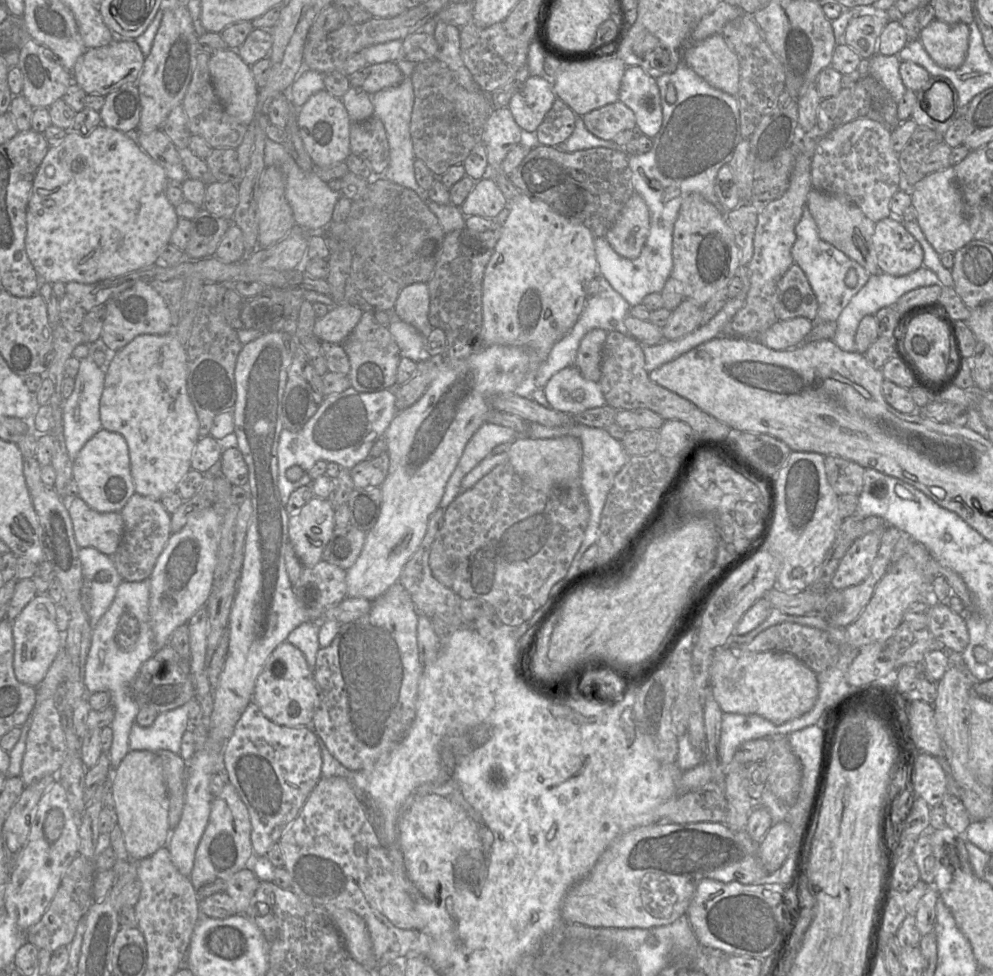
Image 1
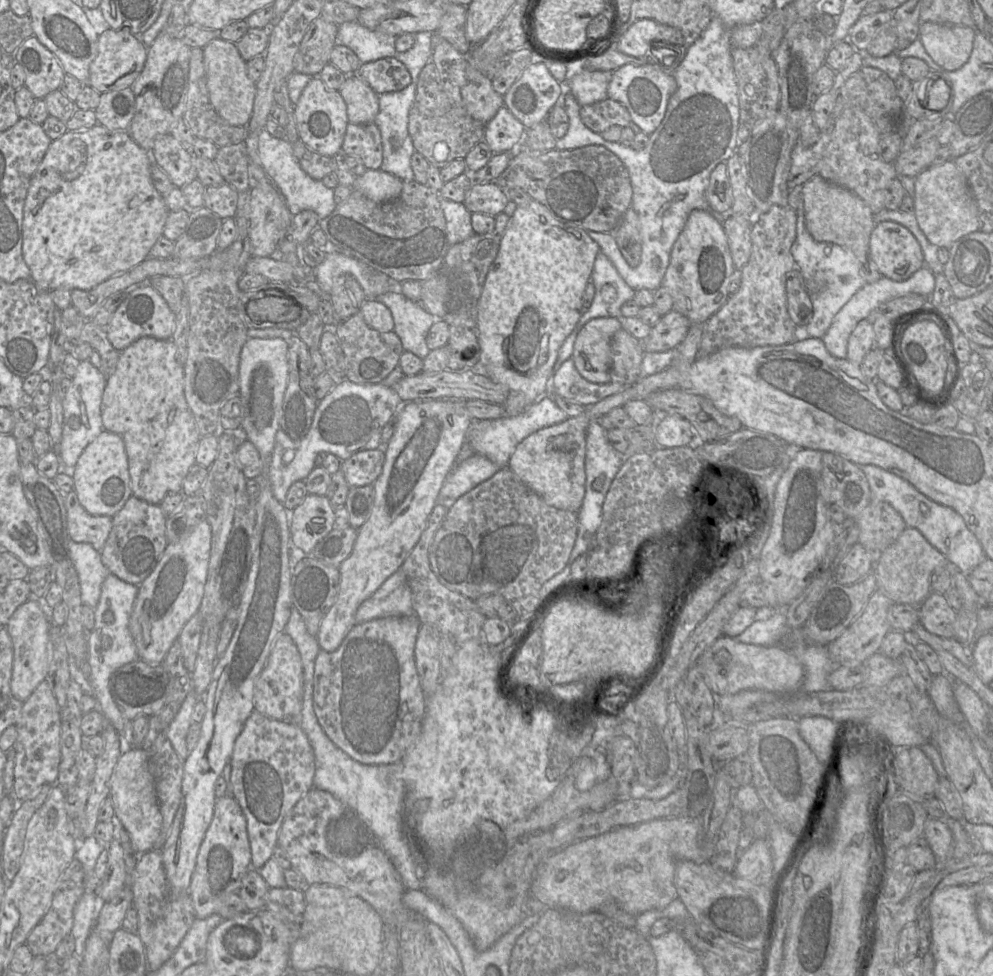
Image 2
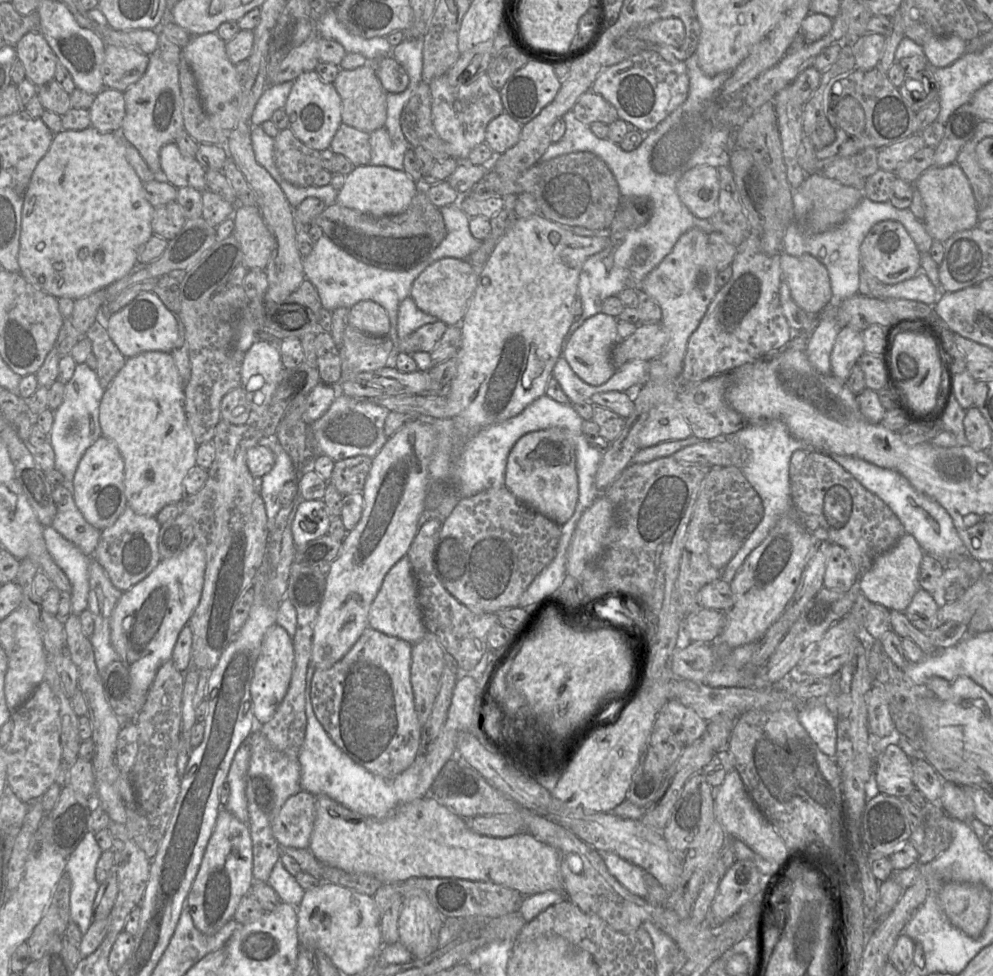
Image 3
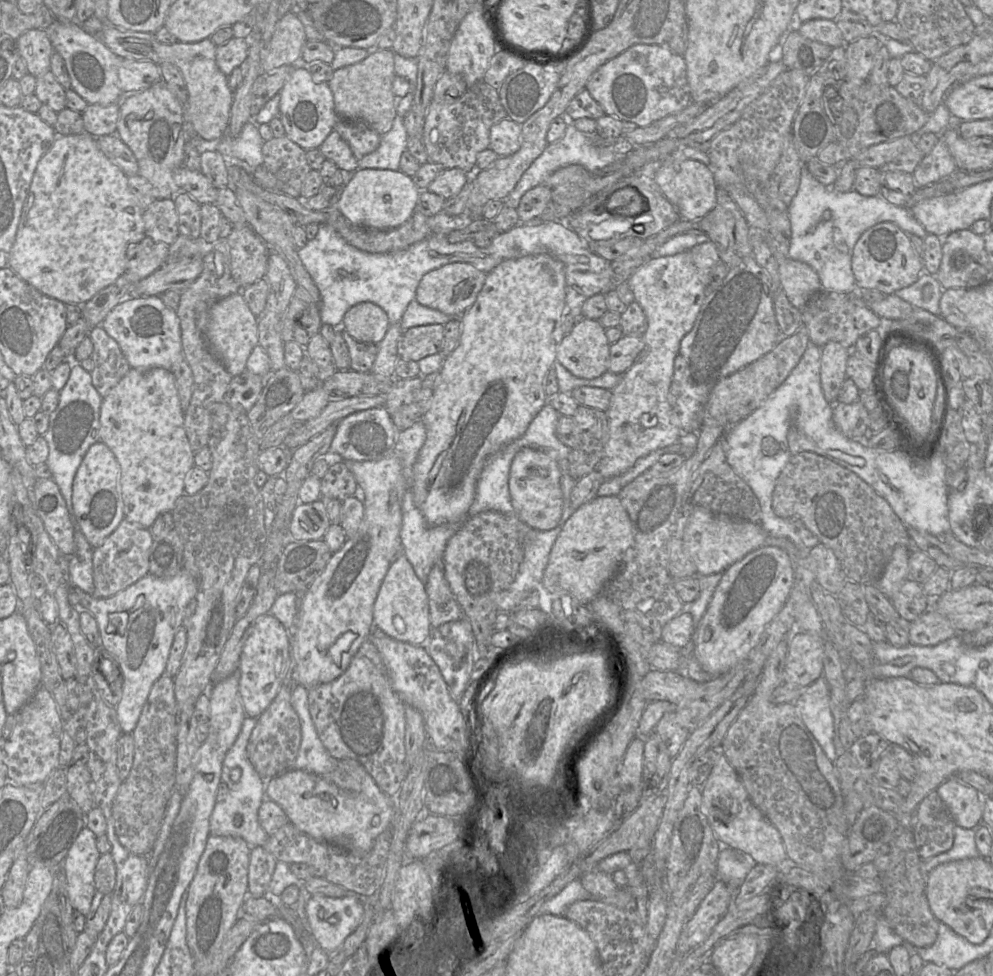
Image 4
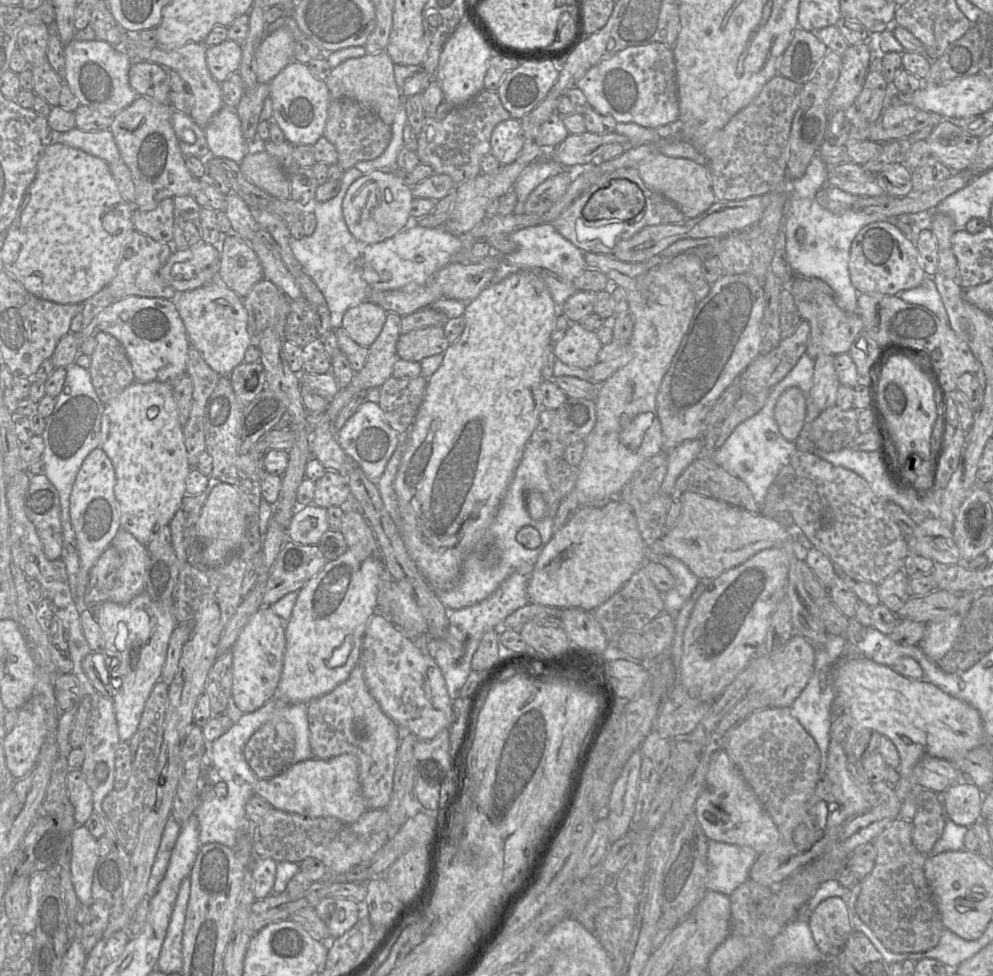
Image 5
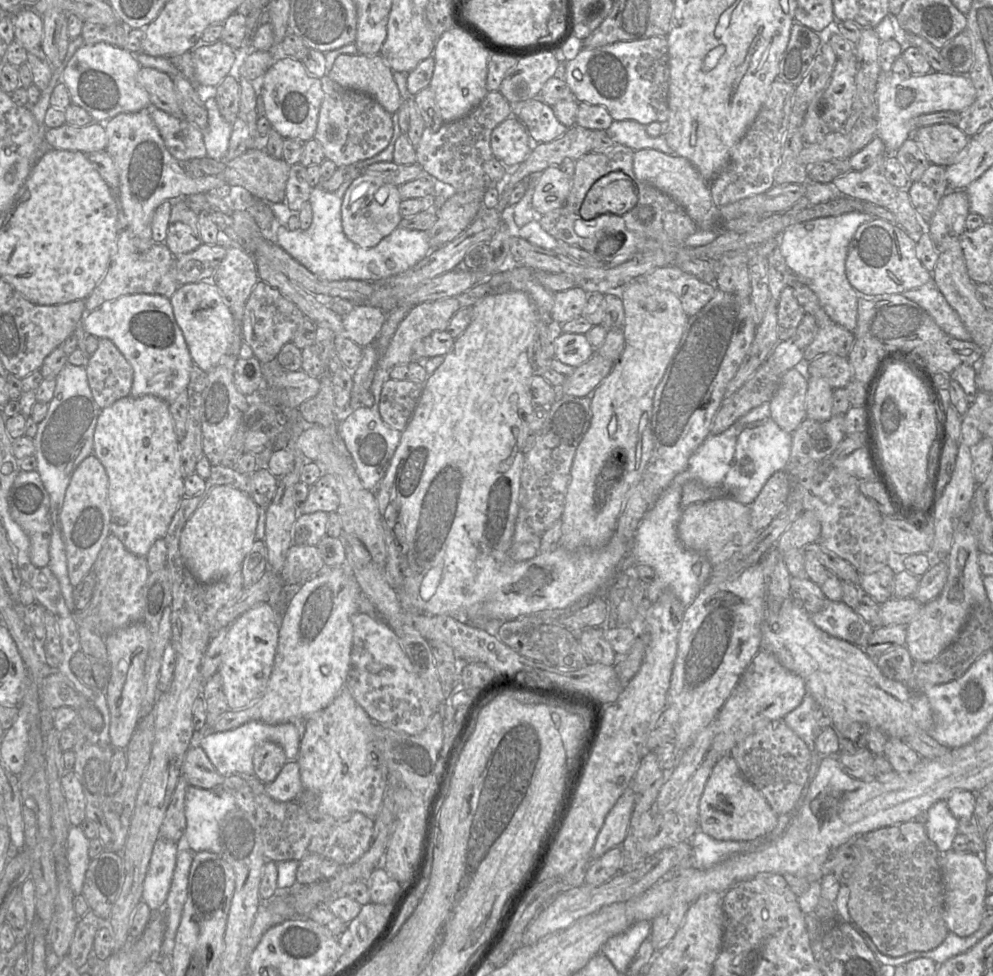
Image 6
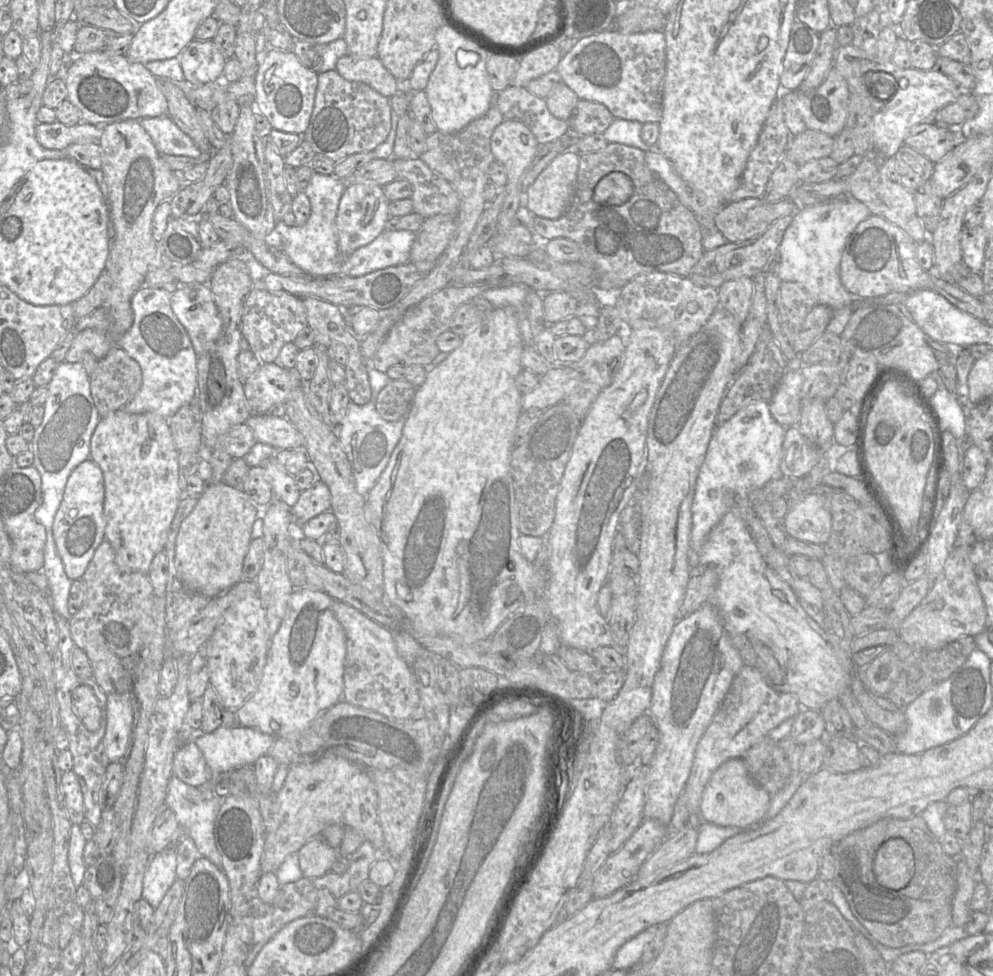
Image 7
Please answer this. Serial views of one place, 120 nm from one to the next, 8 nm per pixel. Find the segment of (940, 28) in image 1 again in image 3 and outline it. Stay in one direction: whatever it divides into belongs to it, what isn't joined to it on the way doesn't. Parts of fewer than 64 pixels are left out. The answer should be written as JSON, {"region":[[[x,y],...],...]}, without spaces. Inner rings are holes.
{"region":[[[956,35],[934,37],[923,45],[924,55],[929,65],[938,68],[950,66],[967,51],[968,42]]]}

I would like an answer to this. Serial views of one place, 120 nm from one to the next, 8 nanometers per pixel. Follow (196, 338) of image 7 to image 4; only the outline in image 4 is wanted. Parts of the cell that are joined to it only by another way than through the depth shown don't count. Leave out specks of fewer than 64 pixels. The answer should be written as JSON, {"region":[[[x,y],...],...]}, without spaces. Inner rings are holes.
{"region":[[[241,292],[222,298],[212,305],[204,336],[210,351],[233,377],[246,369],[247,359],[258,345],[258,317],[252,313]]]}

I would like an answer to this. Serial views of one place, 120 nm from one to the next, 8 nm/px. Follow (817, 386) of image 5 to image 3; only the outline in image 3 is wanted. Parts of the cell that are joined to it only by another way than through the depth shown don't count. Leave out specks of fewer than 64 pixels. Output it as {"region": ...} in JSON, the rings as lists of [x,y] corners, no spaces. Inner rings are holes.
{"region":[[[842,328],[830,354],[831,375],[846,382],[853,366],[864,353],[862,332]]]}

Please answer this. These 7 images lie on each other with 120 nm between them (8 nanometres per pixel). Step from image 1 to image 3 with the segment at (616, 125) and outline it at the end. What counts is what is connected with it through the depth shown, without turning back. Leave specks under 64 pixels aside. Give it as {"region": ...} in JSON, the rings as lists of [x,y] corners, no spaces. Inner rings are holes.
{"region":[[[591,90],[577,100],[572,111],[581,123],[588,126],[593,122],[609,125],[619,119],[616,108],[601,95]]]}

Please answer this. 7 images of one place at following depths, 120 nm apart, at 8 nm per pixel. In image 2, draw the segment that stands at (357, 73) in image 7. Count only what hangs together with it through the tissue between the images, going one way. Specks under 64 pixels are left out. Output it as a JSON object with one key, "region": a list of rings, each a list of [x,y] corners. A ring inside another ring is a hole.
{"region":[[[355,74],[347,75],[339,92],[347,105],[350,123],[374,122],[379,112],[379,95],[364,80]]]}

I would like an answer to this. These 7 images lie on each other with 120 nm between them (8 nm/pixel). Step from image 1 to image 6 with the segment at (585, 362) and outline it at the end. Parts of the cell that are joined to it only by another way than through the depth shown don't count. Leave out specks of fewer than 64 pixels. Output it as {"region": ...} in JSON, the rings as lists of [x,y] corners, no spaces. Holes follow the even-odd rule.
{"region":[[[562,333],[555,341],[554,352],[555,359],[576,368],[588,361],[596,350],[585,334]]]}

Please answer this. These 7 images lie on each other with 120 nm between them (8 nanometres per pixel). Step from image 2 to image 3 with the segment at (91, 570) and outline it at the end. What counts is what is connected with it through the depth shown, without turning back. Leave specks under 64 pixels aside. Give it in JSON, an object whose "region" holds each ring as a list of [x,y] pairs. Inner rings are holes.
{"region":[[[51,526],[43,528],[43,535],[47,550],[71,583],[71,613],[79,616],[88,609],[88,565],[91,556],[85,555]]]}

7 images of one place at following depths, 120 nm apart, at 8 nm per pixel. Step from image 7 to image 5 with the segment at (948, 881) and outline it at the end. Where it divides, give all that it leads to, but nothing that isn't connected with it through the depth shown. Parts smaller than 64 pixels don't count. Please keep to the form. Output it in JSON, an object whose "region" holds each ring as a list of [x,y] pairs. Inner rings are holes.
{"region":[[[898,818],[873,842],[877,856],[873,870],[860,882],[855,910],[891,952],[922,953],[937,946],[944,926],[925,877],[928,855],[917,850],[913,842],[913,823]]]}

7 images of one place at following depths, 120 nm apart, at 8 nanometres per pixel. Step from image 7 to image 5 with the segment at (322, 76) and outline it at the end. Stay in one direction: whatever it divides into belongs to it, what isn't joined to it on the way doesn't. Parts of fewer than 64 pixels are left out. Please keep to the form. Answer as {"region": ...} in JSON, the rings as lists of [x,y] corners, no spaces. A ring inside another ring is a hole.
{"region":[[[350,98],[332,99],[328,107],[328,117],[324,130],[327,138],[337,149],[338,165],[343,171],[360,161],[378,158],[388,147],[392,137],[392,126],[374,112]]]}

